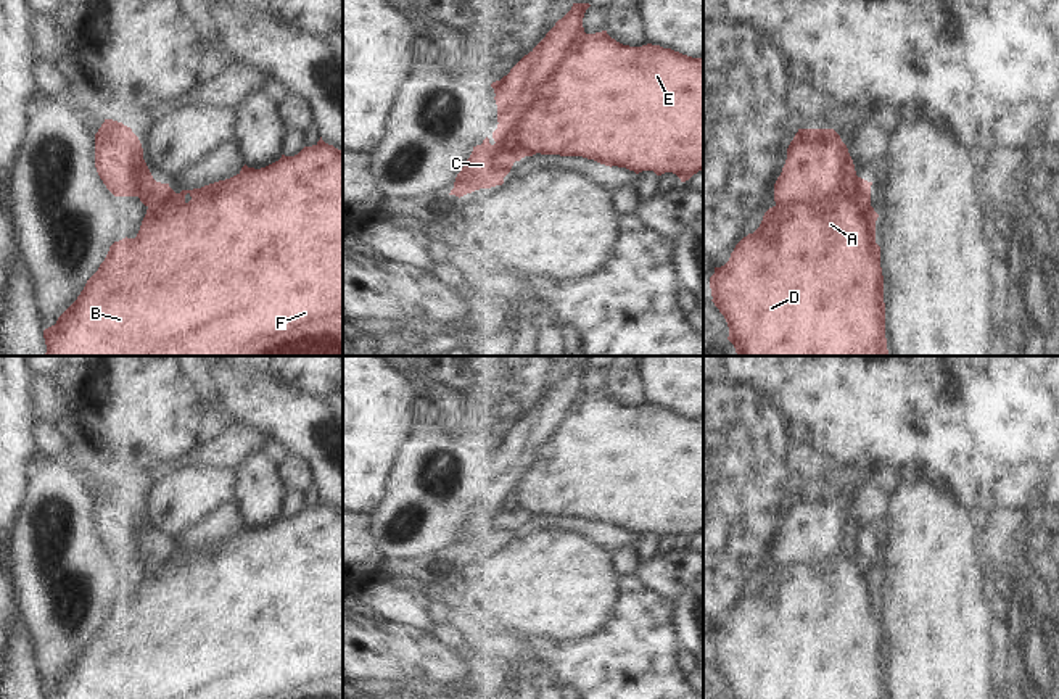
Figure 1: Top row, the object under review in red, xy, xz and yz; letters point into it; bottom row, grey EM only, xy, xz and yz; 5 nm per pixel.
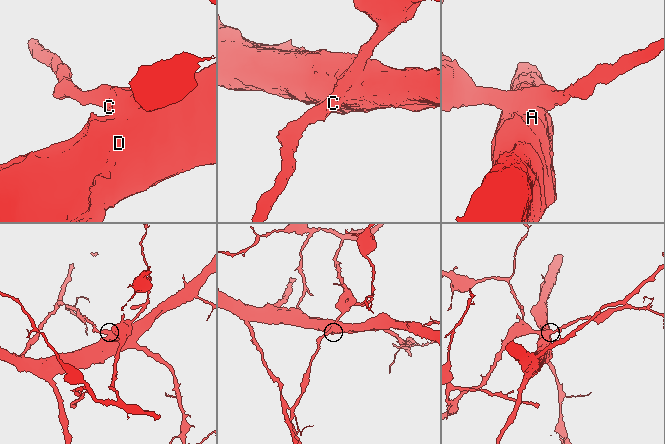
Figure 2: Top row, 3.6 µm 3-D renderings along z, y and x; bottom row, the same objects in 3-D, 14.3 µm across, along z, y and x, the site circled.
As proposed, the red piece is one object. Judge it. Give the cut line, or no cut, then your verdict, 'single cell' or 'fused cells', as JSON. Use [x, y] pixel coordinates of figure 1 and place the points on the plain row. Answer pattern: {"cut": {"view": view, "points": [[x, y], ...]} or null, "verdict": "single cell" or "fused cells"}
{"cut": {"view": "xz", "points": [[585, 393], [514, 493], [512, 522]]}, "verdict": "fused cells"}

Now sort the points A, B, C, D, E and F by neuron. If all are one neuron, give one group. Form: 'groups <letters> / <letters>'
groups A B D E F / C

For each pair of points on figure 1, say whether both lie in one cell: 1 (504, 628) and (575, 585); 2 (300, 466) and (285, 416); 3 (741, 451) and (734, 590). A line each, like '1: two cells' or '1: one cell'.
1: one cell
2: two cells
3: one cell

